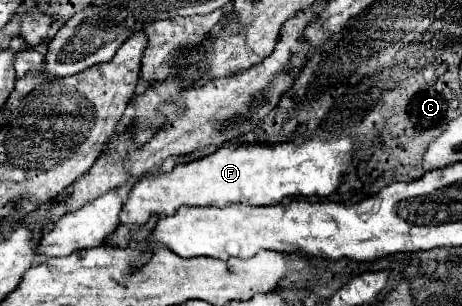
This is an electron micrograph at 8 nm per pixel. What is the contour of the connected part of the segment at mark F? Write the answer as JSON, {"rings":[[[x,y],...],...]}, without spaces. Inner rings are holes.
{"rings":[[[340,136],[336,140],[298,138],[276,146],[242,144],[218,148],[200,160],[174,166],[172,172],[146,174],[132,186],[128,202],[120,210],[116,232],[110,234],[102,246],[126,248],[134,232],[142,228],[152,214],[172,216],[182,206],[270,206],[280,204],[288,196],[330,196],[336,192],[342,174],[350,168],[354,152],[356,144],[352,136]]]}

